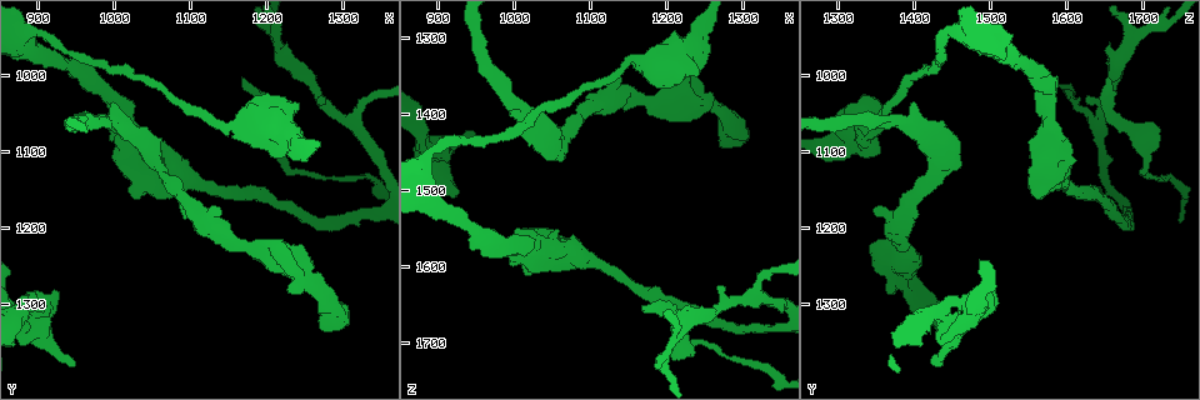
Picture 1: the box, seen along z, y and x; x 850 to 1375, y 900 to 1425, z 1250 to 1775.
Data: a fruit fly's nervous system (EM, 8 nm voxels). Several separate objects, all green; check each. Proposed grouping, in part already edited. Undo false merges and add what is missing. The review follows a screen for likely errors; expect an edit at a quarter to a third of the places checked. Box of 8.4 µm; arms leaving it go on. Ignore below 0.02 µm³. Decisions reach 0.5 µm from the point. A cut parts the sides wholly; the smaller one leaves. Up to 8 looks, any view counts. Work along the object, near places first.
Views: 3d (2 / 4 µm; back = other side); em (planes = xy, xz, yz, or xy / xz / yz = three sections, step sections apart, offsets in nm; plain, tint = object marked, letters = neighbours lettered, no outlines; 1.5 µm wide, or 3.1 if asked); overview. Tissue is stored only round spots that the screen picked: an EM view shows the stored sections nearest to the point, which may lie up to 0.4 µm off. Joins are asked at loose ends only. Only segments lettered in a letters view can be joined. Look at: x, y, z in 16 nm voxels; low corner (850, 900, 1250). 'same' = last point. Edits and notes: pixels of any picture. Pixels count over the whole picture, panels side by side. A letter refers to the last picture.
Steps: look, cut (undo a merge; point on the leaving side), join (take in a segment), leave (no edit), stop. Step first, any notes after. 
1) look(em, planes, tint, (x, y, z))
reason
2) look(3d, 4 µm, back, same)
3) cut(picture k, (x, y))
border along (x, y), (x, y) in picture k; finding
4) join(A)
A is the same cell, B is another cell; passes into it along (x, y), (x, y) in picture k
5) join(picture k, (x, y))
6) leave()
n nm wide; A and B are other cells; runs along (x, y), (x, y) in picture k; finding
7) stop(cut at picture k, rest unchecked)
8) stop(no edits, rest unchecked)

look(em, planes, plain, (1165, 1005, 1655))
thin end

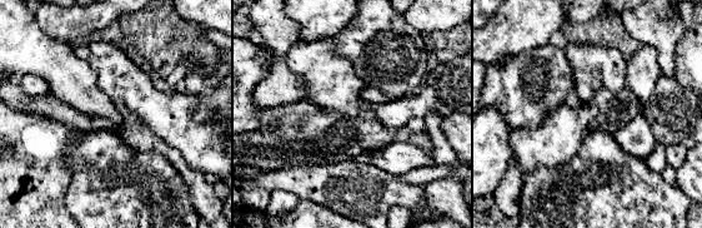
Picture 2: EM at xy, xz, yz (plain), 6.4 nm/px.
look(em, planes, letters, same)

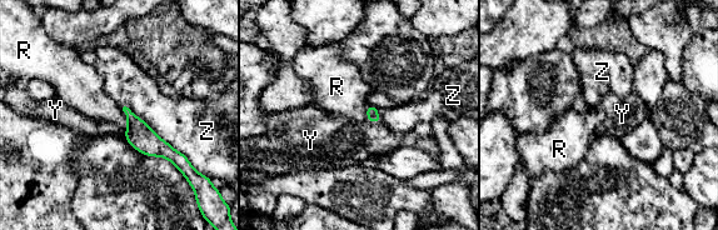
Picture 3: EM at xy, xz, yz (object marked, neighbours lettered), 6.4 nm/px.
join(Y)
Y is the same cell, R and Z are other cells; the cell continues

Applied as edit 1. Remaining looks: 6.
look(3d, 2 µm, (1000, 1035, 1400))
stops while still wide

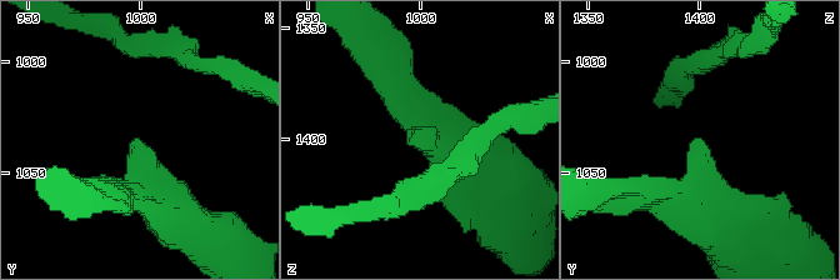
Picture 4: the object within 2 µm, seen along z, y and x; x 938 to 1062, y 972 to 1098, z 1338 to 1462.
look(em, xy, step 4, letters, (998, 1033, 1398))

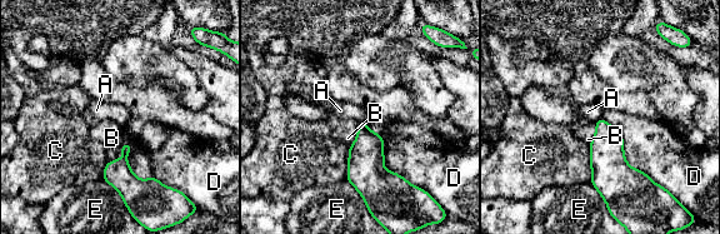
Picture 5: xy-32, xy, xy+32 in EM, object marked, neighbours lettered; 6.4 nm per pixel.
leave()
A, B, C, D and E are other cells; none of them fits

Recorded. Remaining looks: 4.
look(3d, 2 µm, (925, 1280, 1510))

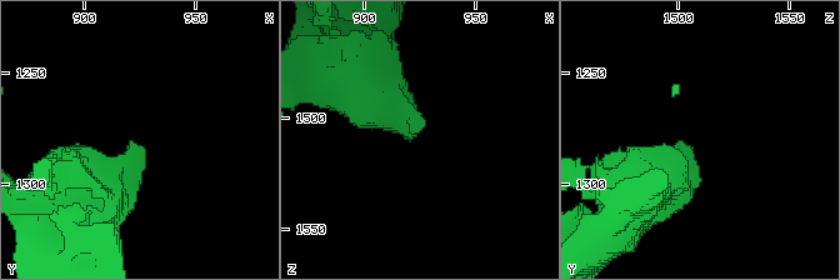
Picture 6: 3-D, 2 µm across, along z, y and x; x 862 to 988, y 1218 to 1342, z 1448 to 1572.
look(em, planes, letters, (924, 1284, 1507))
now the EM

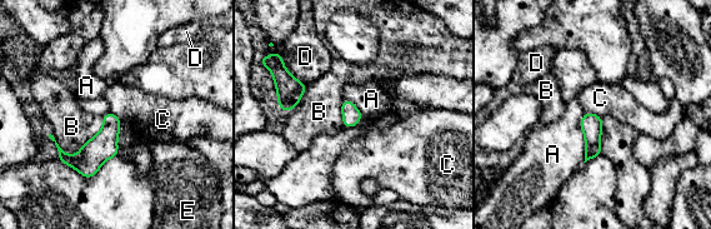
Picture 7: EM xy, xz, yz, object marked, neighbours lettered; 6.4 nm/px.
leave()
A, B, C, D and E are other cells; none of them fits

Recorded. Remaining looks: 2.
stop(join at picture 3, rest unchecked)

